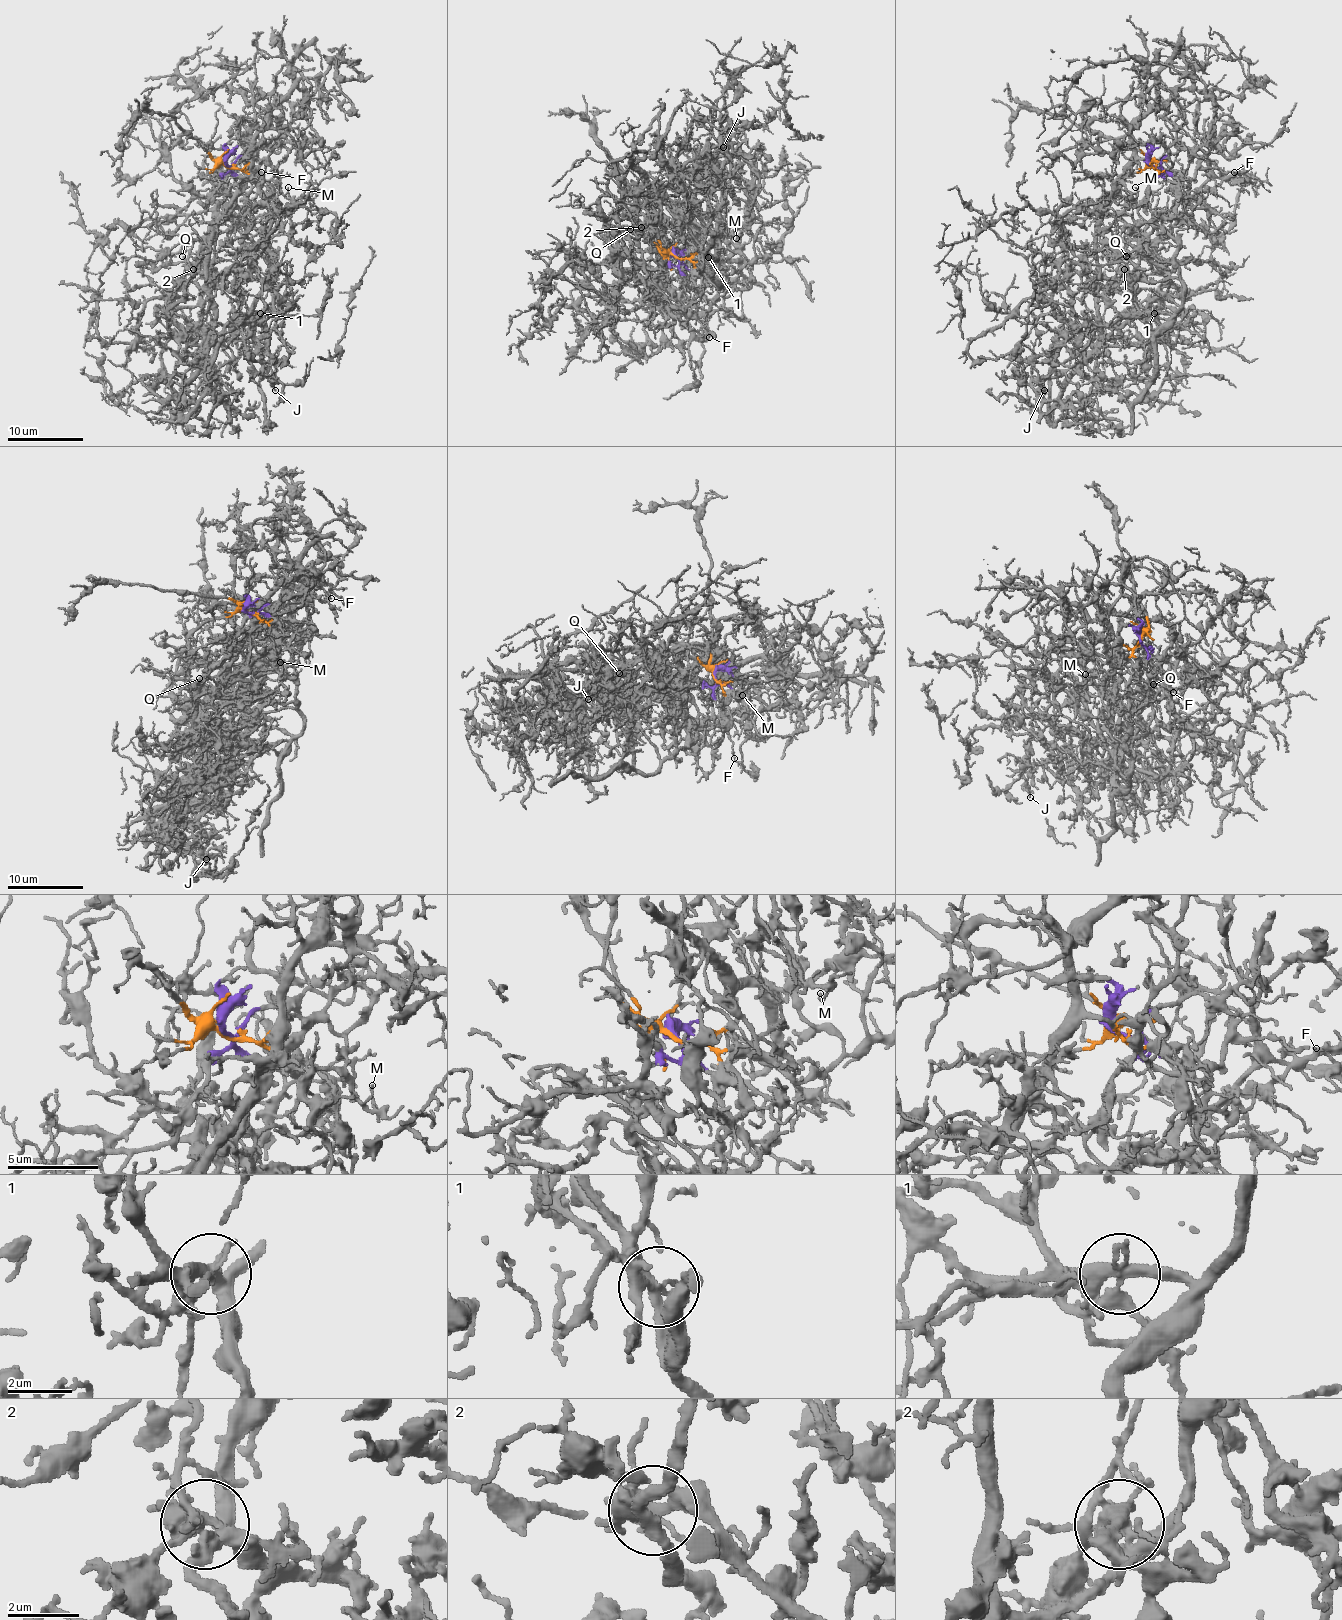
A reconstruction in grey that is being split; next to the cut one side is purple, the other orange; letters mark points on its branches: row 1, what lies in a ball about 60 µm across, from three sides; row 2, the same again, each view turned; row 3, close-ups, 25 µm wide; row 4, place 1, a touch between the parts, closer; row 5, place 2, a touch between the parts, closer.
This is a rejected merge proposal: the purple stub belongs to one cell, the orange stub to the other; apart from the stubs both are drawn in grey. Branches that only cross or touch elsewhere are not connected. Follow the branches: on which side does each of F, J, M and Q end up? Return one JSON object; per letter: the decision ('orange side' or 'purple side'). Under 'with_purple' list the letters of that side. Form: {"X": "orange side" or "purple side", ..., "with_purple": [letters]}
{"F": "purple side", "J": "purple side", "M": "purple side", "Q": "purple side", "with_purple": ["F", "J", "M", "Q"]}

